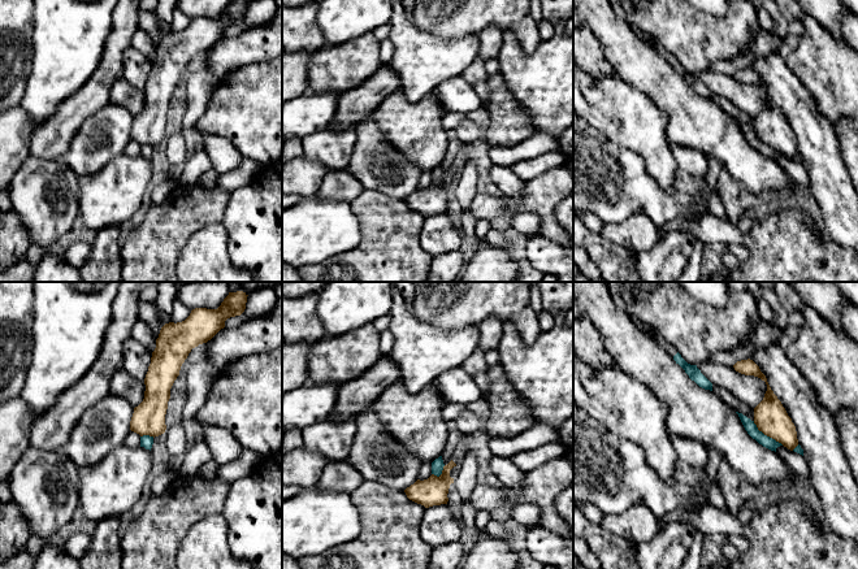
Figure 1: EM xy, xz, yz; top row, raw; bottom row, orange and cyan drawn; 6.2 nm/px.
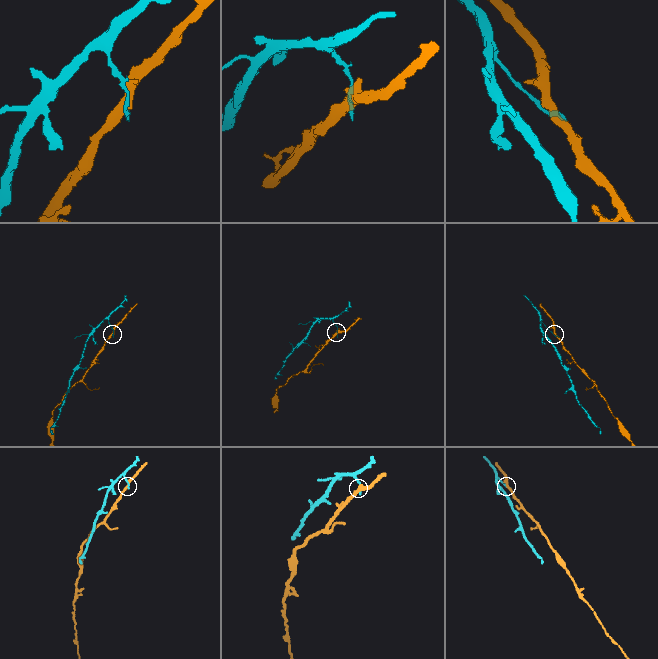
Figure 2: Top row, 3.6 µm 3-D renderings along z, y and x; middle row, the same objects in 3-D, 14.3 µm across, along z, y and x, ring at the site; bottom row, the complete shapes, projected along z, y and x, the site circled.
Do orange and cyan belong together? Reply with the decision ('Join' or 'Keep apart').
Keep apart

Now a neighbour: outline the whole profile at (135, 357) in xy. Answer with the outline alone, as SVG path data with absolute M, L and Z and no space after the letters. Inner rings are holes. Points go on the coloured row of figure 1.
M130 336L124 343L121 368L135 379L144 381L151 364L151 357L152 352L148 347Z

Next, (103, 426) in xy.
M108 394L83 412L61 451L78 468L99 462L124 444L131 431L133 413L134 408L122 396Z

